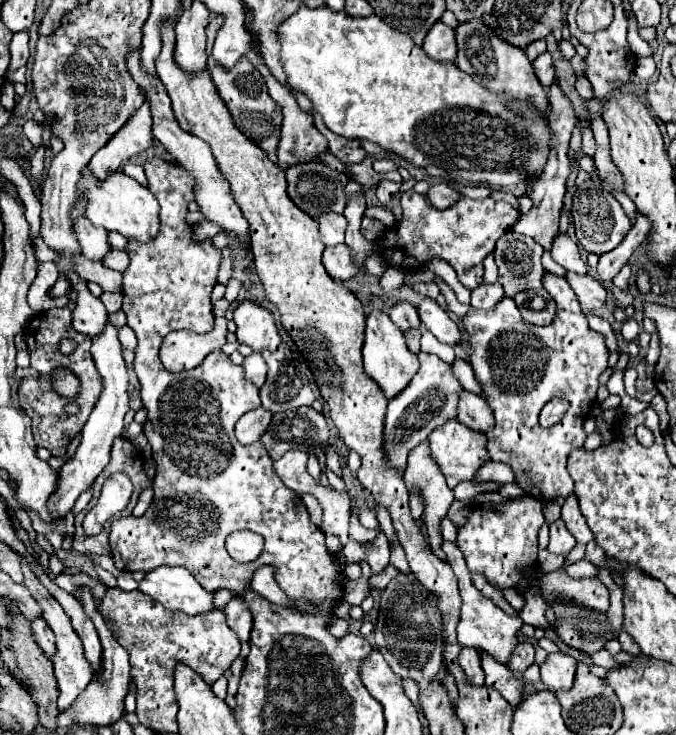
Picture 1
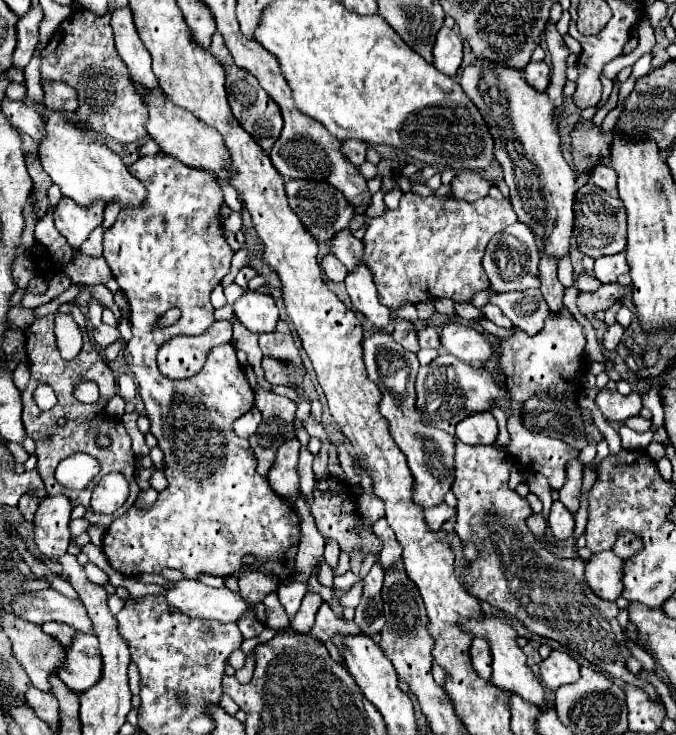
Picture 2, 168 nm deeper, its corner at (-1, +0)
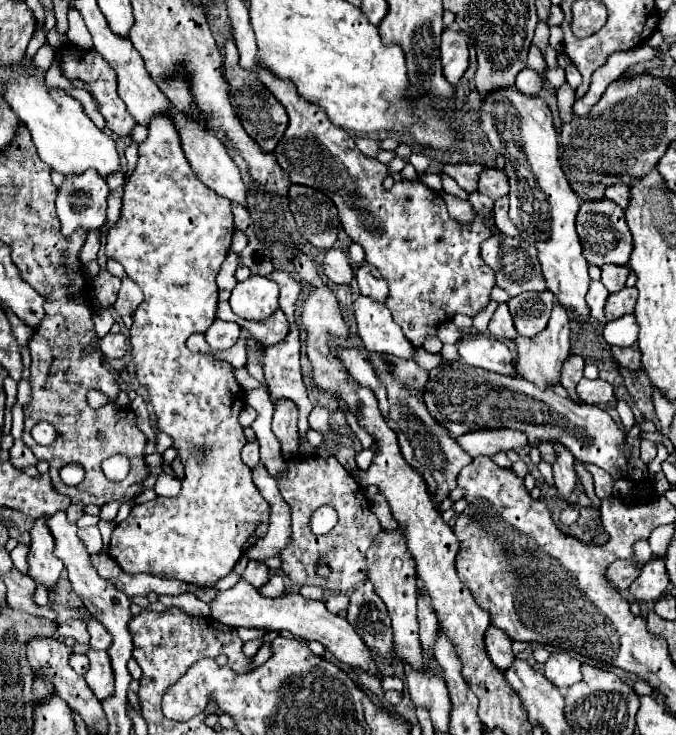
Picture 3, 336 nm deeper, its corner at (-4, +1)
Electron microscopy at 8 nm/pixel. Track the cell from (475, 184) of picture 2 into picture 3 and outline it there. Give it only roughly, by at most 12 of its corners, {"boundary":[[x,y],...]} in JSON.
{"boundary":[[485,168],[479,174],[477,192],[493,200],[509,192],[501,170]]}

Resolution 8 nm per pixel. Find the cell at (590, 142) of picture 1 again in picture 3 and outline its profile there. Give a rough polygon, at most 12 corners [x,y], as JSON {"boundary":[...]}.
{"boundary":[[623,182],[605,188],[605,198],[625,210],[629,206],[629,186]]}

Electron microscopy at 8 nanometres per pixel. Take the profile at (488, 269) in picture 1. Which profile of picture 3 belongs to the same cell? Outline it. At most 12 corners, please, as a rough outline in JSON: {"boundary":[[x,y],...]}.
{"boundary":[[549,290],[525,292],[509,304],[517,332],[527,338],[549,322]]}

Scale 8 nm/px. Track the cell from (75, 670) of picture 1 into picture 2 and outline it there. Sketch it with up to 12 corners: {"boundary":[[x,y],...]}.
{"boundary":[[76,631],[58,677],[72,691],[100,681],[96,637]]}

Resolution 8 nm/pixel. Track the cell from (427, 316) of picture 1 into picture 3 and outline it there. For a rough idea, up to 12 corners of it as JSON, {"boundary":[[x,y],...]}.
{"boundary":[[465,334],[457,342],[461,360],[499,374],[515,372],[503,340]]}

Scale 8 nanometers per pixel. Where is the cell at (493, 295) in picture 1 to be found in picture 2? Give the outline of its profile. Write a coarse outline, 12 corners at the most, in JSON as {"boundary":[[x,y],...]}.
{"boundary":[[488,303],[482,307],[484,317],[498,327],[512,329],[510,319],[500,307]]}

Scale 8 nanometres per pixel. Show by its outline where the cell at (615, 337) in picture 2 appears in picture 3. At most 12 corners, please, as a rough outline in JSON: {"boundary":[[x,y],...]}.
{"boundary":[[611,346],[619,366],[637,370],[641,352],[635,346]]}

